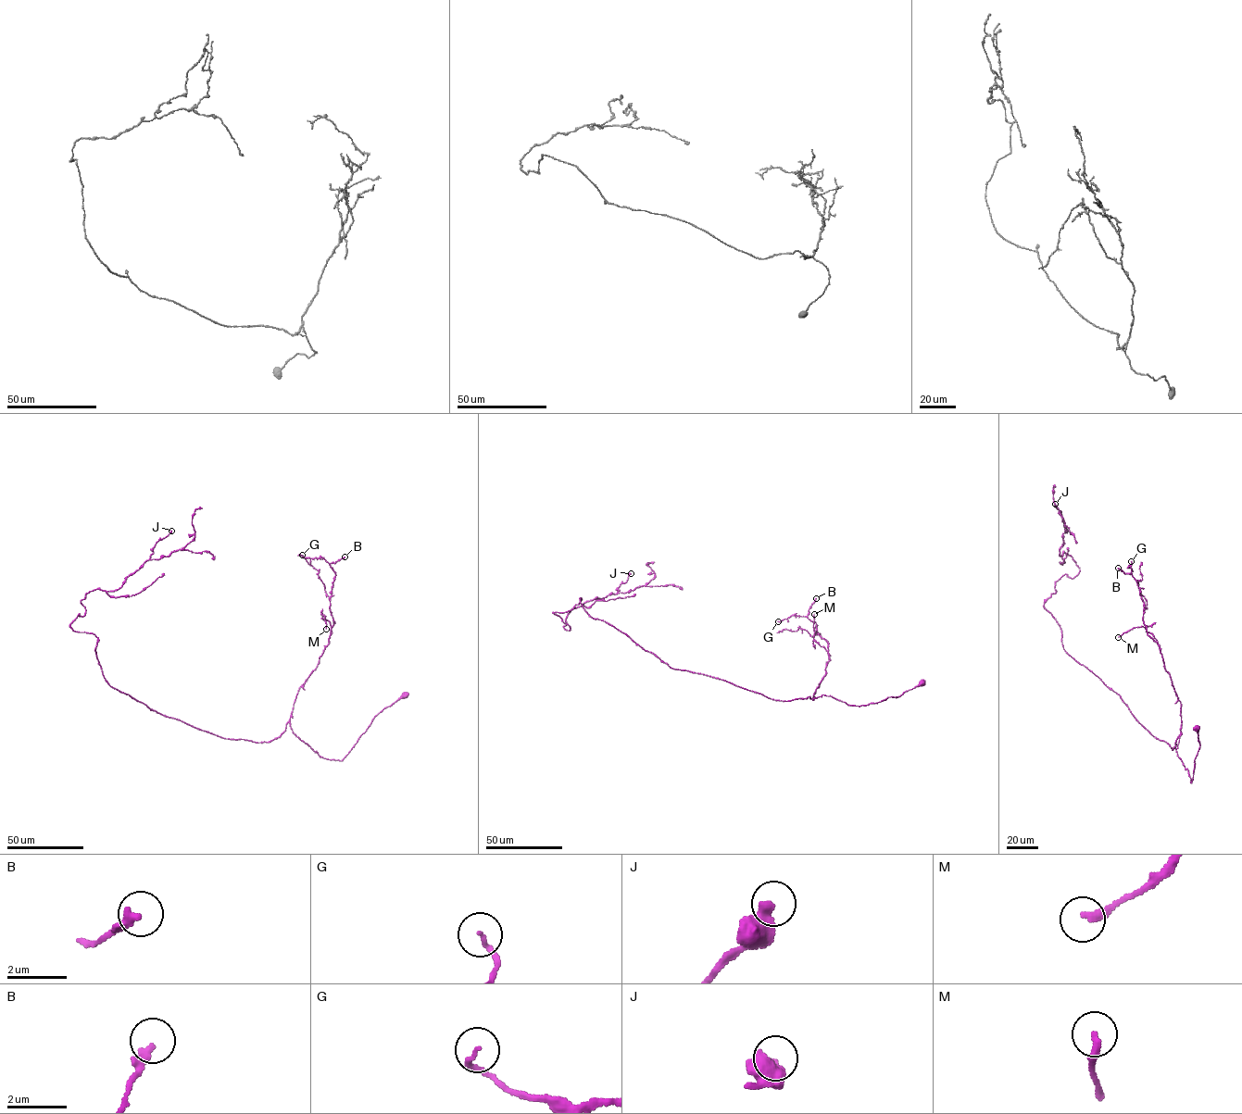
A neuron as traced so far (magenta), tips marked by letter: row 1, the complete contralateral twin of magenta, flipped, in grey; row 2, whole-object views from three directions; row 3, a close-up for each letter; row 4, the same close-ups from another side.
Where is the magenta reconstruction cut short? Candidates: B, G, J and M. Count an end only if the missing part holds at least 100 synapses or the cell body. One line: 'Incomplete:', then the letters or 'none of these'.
Incomplete: none of these

